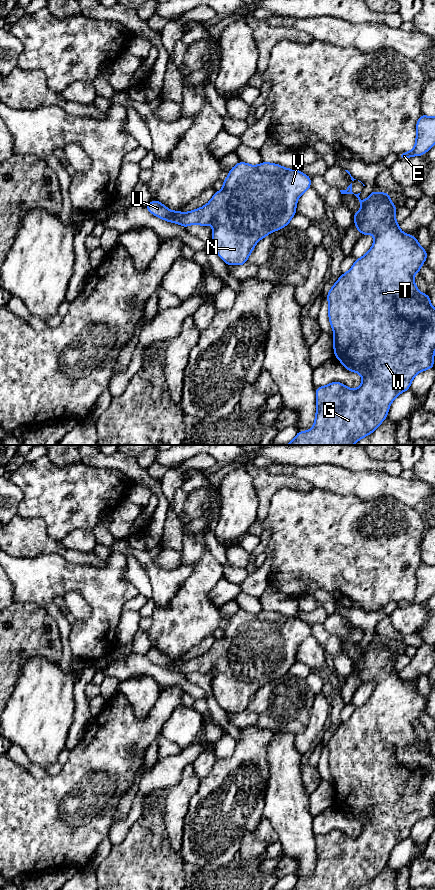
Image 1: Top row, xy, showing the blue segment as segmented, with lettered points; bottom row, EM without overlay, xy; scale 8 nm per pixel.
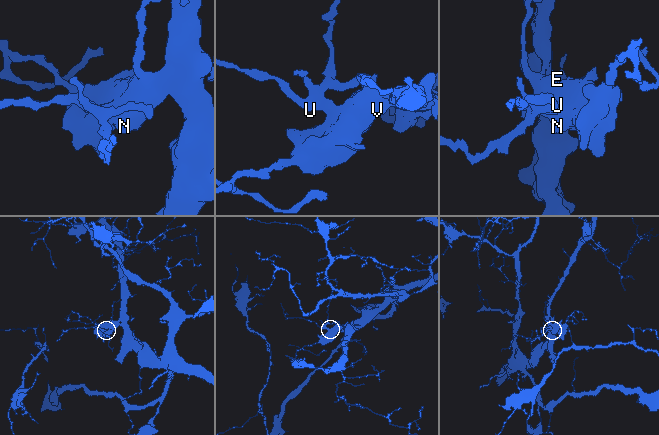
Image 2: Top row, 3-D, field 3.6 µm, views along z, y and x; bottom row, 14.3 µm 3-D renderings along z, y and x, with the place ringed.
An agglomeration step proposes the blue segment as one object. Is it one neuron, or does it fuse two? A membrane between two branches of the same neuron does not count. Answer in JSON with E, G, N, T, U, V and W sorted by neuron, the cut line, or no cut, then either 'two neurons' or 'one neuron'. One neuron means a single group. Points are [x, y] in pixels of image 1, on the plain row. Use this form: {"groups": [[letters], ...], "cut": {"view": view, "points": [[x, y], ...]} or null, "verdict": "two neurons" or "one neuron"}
{"groups": [["E", "G", "N", "T", "U", "V", "W"]], "cut": null, "verdict": "one neuron"}

